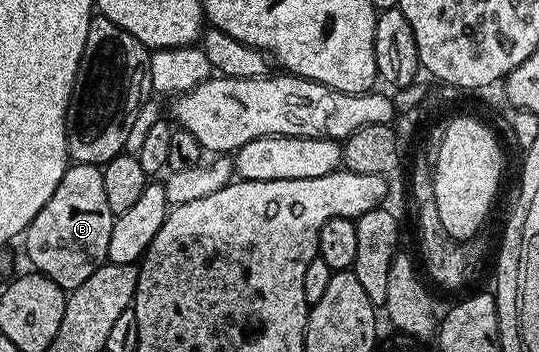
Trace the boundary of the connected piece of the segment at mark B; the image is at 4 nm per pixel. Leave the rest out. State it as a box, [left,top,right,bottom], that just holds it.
[26,163,115,291]

